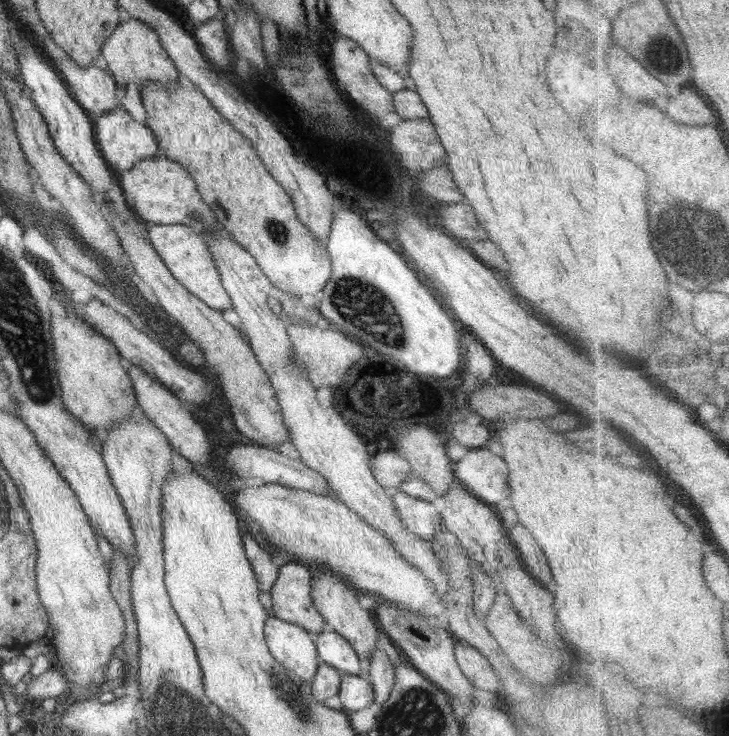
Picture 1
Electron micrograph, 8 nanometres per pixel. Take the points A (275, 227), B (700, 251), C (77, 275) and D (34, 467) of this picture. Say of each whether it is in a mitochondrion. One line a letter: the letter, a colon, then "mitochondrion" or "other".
A: mitochondrion
B: mitochondrion
C: other
D: other

